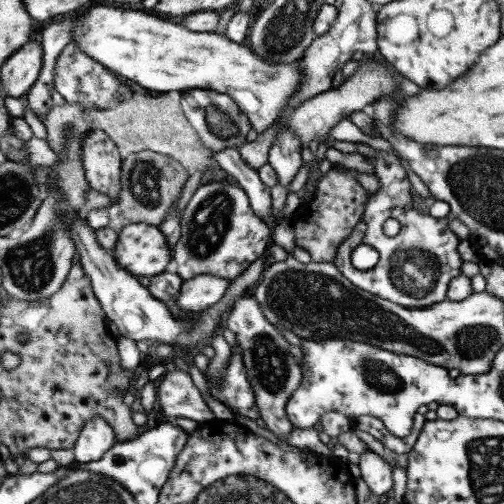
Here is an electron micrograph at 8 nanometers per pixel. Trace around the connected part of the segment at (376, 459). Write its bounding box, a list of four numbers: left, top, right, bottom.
[358,448,393,498]

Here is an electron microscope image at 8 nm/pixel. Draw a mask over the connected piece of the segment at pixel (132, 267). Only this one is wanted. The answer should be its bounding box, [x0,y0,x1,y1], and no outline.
[112,222,173,278]

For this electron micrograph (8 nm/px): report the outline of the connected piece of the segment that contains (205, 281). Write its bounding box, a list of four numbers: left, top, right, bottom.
[177,274,229,312]

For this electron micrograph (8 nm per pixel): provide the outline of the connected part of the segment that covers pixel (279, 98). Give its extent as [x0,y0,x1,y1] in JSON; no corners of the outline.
[72,5,302,135]

